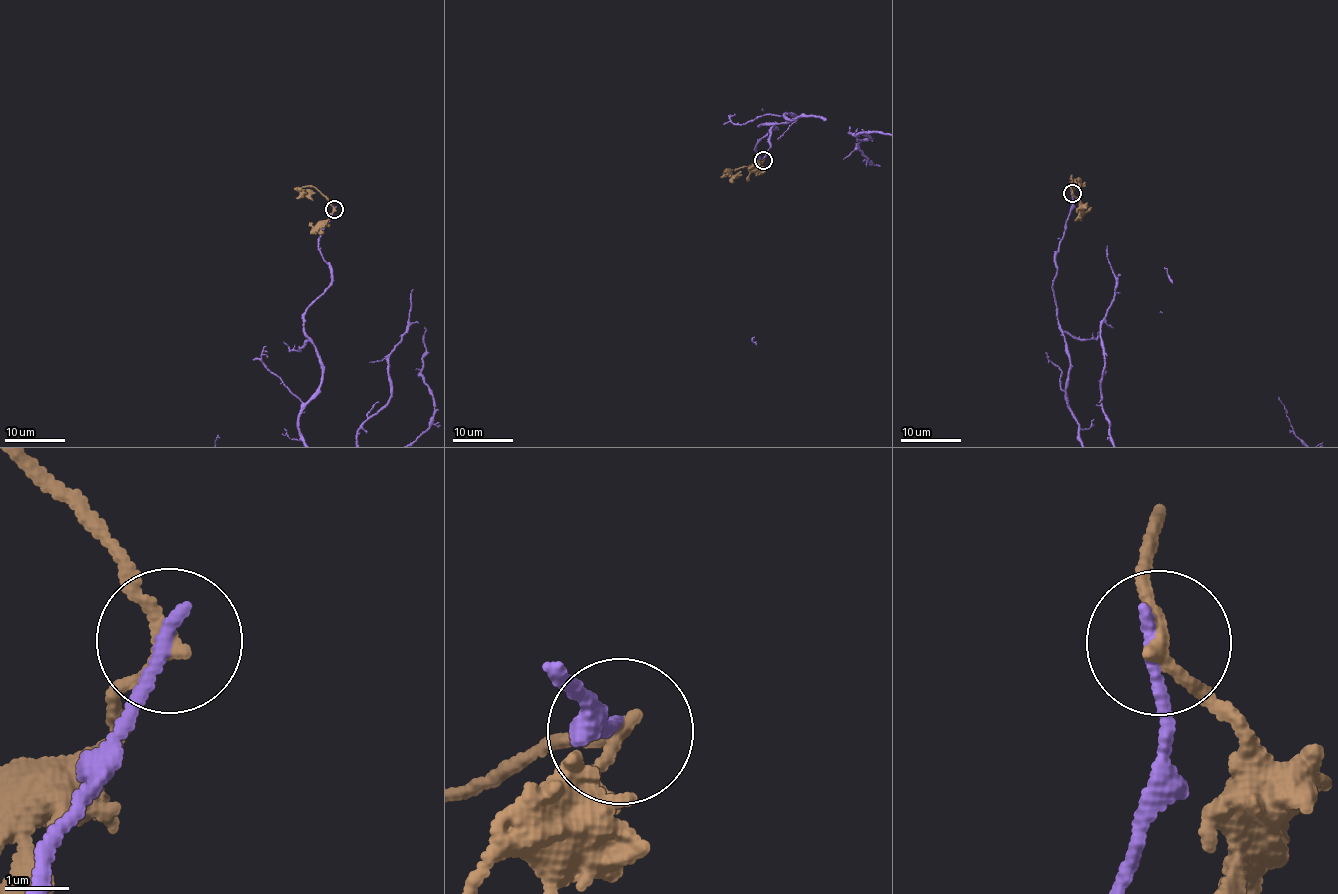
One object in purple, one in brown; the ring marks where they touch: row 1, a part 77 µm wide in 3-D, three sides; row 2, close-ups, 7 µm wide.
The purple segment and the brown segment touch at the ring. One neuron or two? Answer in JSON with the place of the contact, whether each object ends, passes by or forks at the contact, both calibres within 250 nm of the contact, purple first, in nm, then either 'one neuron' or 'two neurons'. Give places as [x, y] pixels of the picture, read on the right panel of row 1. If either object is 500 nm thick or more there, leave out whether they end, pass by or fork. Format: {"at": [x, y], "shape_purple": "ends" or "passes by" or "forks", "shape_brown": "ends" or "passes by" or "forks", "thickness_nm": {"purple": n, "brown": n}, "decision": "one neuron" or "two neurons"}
{"at": [1072, 193], "shape_purple": "ends", "shape_brown": "passes by", "thickness_nm": {"purple": 200, "brown": 200}, "decision": "two neurons"}

